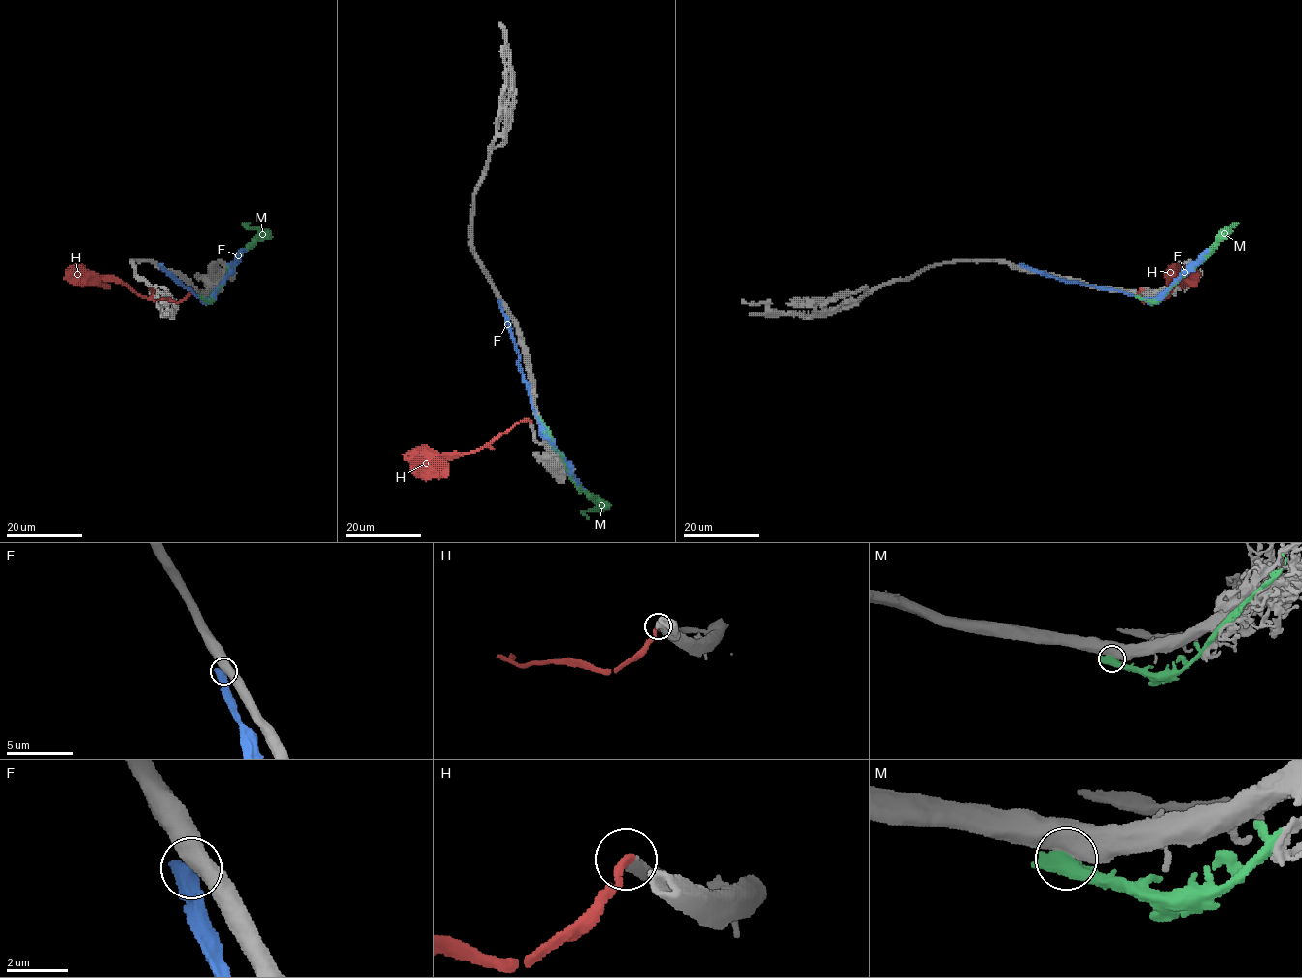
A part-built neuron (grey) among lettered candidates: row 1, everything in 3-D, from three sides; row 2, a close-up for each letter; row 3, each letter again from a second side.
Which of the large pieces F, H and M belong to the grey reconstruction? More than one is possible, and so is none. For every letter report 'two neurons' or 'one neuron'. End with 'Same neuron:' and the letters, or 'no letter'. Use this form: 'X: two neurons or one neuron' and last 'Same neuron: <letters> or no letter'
F: two neurons
H: one neuron
M: two neurons
Same neuron: H

